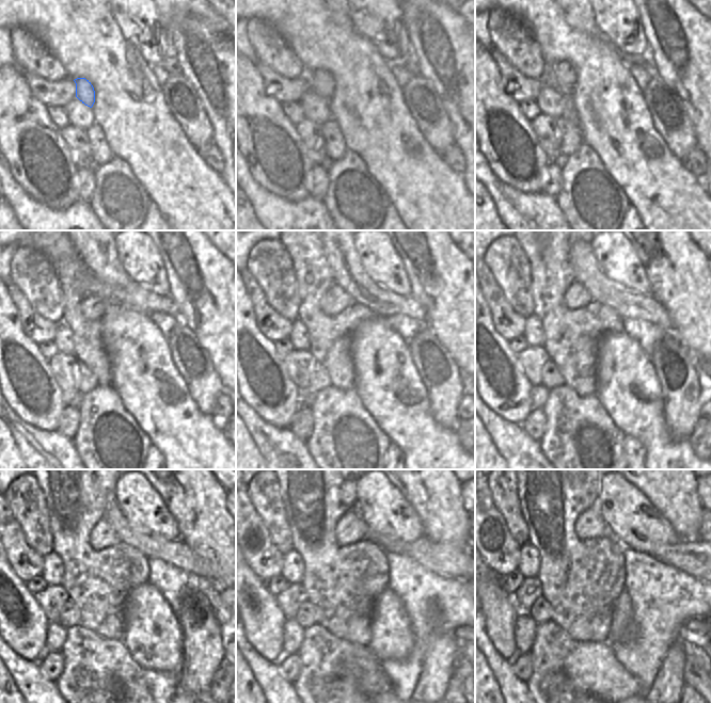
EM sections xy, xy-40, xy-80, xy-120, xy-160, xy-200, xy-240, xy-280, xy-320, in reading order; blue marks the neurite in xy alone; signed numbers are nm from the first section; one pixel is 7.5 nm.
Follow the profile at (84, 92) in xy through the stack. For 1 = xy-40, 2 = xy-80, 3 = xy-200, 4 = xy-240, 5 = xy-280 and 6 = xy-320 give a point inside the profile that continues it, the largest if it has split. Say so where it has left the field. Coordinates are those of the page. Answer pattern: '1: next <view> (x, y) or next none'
1: next xy-40 (321, 81)
2: next xy-80 (563, 74)
3: next xy-200 (577, 297)
4: next xy-240 (101, 536)
5: next xy-280 (350, 528)
6: next xy-320 (589, 525)

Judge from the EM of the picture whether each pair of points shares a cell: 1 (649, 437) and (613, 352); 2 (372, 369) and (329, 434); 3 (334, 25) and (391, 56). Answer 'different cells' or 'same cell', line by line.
1: same cell
2: different cells
3: different cells

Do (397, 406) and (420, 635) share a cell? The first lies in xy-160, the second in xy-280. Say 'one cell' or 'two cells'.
two cells

